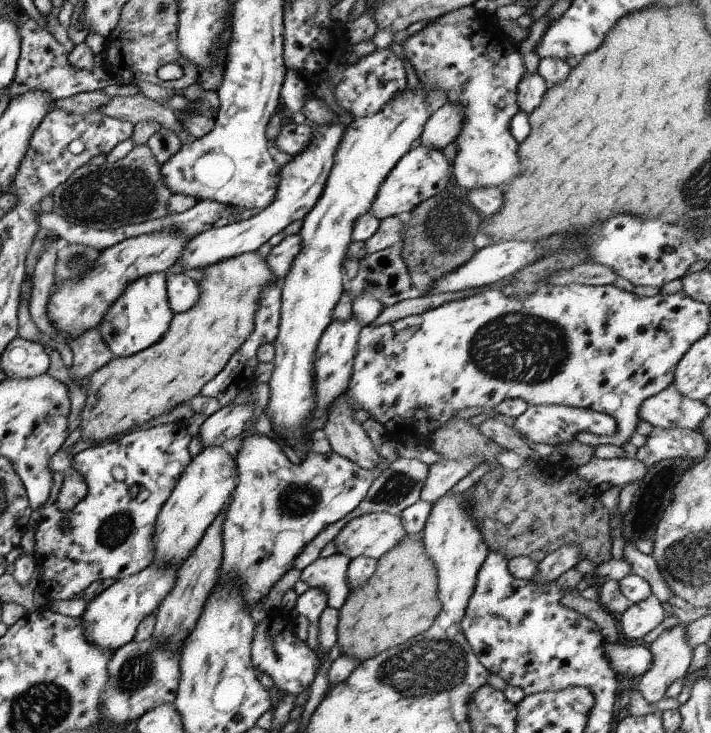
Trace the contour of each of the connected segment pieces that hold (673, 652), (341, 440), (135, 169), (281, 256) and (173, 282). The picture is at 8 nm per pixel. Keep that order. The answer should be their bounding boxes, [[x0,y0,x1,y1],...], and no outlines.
[[638,620,694,704],[321,394,383,472],[51,147,172,231],[265,233,302,282],[166,273,202,314]]

